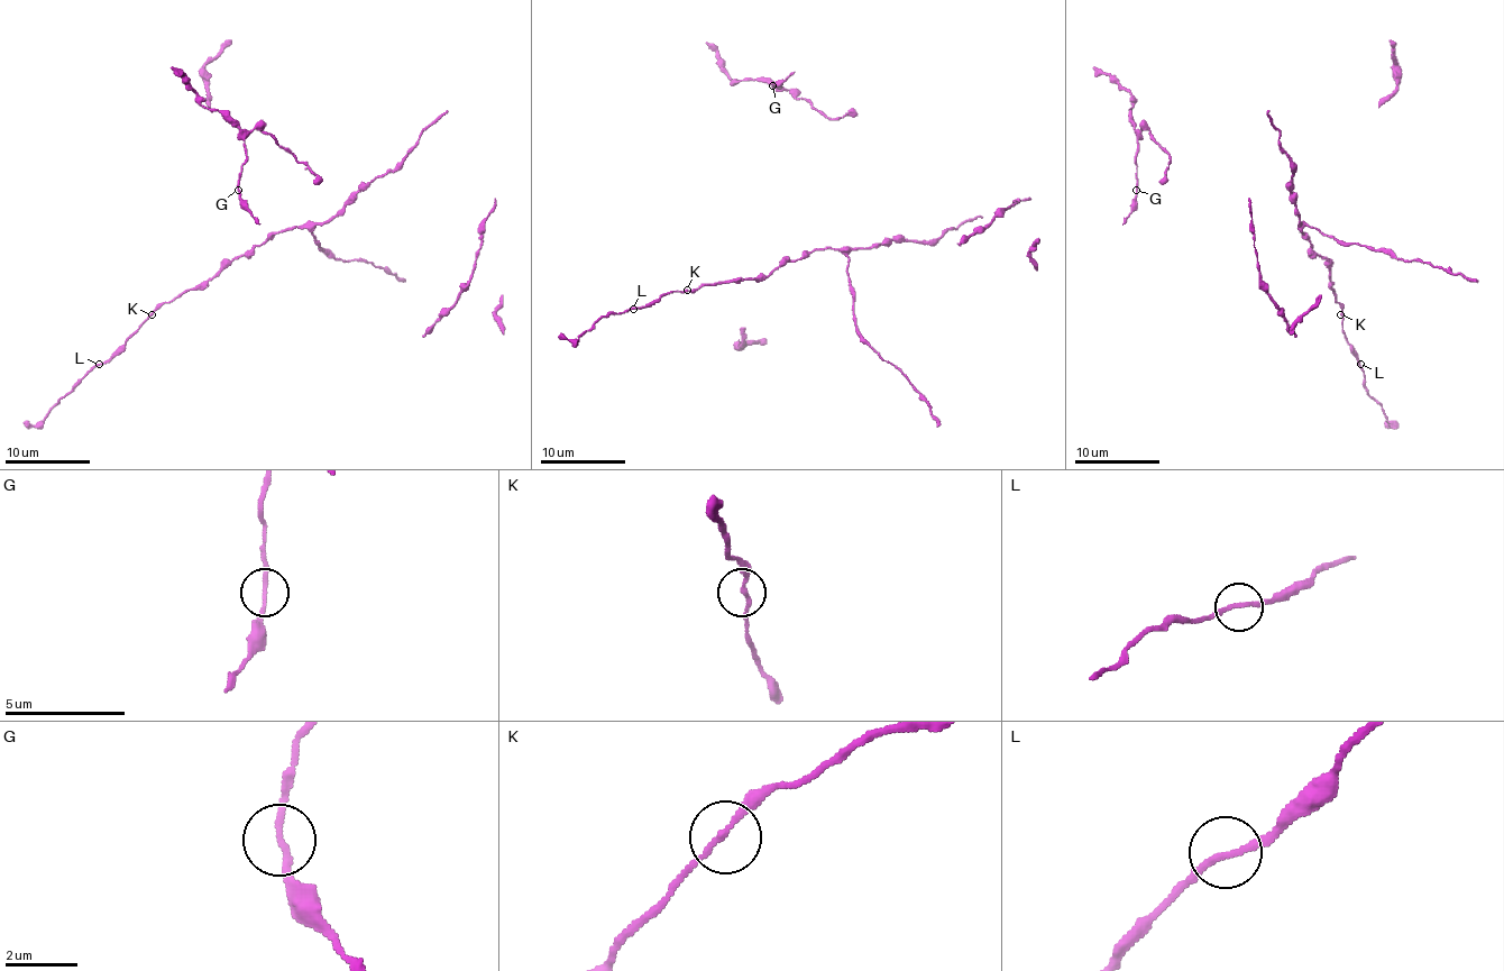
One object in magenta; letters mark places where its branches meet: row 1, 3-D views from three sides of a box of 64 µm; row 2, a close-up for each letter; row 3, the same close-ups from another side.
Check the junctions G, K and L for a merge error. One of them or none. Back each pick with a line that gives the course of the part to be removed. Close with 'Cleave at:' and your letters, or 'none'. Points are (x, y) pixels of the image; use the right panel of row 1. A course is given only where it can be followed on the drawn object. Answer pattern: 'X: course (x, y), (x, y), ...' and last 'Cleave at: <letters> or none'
Cleave at: none

